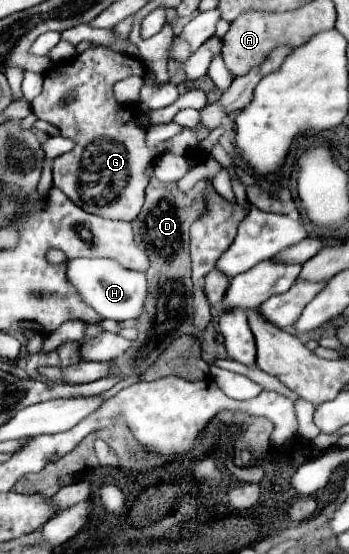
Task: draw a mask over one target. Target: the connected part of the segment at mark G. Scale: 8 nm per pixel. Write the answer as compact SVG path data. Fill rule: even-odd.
M95 46L69 62L51 66L43 76L43 92L31 102L33 114L39 120L47 120L61 130L61 136L75 140L71 152L53 160L53 186L65 192L67 198L85 212L131 222L143 206L145 186L149 182L145 168L155 154L147 150L145 130L135 124L131 110L119 108L111 92L115 82L131 74L143 76L143 72L145 66L141 60L105 46ZM65 94L75 96L73 104L61 104Z

